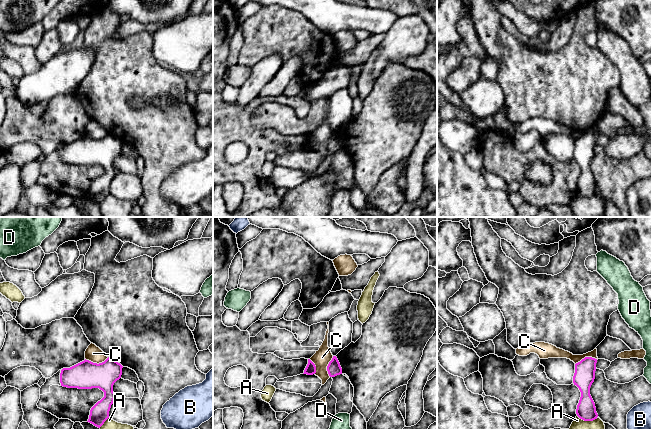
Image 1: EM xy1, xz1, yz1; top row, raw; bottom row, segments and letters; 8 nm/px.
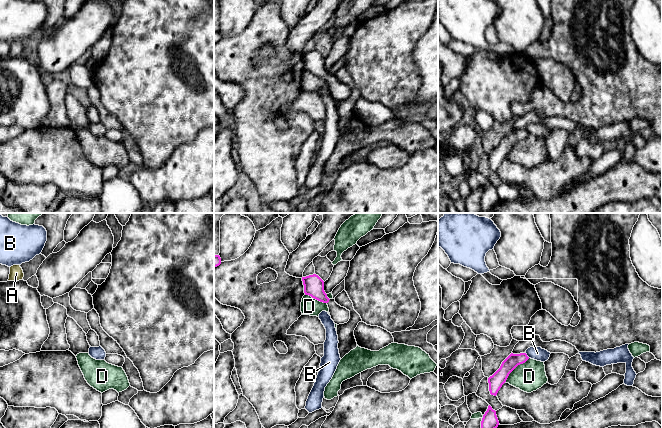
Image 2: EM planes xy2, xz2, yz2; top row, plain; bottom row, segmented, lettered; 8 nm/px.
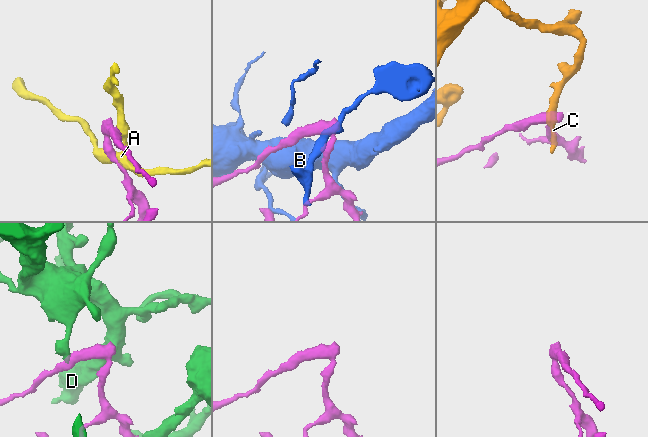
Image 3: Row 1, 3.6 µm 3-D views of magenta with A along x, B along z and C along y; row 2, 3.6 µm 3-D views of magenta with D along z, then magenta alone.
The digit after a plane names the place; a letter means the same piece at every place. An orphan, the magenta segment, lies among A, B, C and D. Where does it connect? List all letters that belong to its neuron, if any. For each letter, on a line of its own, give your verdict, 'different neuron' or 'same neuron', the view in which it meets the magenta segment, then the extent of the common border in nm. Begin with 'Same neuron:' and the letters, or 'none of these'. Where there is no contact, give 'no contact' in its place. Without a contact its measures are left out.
Same neuron: none of these
A: different neuron; contact in yz1; length 170 nm
B: different neuron; contact in yz2; length 60 nm
C: different neuron; contact in xy1; length 190 nm
D: different neuron; contact in yz2; length 280 nm

